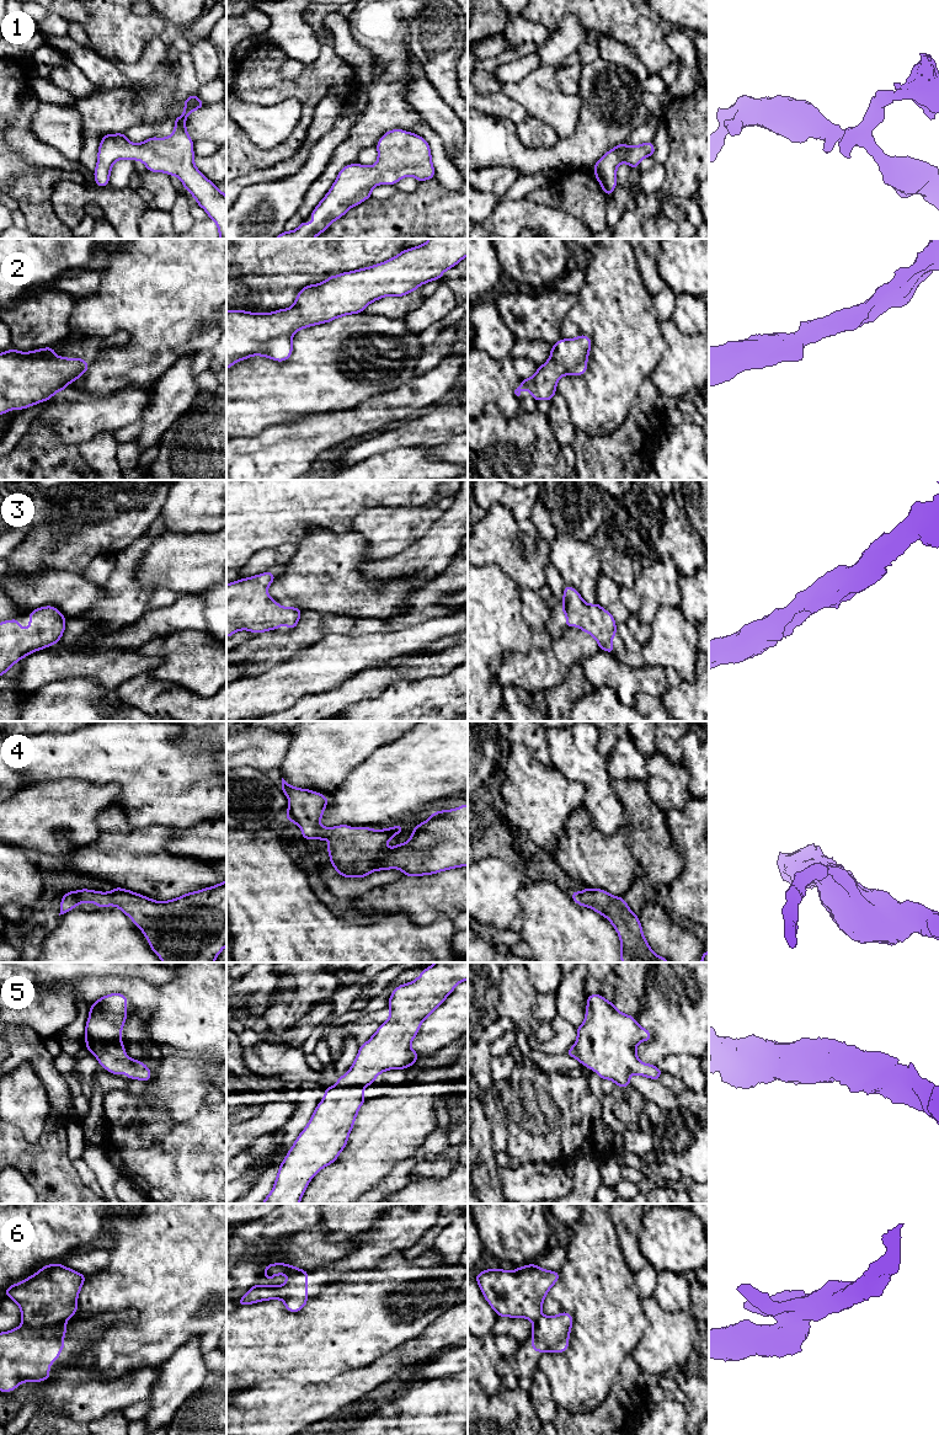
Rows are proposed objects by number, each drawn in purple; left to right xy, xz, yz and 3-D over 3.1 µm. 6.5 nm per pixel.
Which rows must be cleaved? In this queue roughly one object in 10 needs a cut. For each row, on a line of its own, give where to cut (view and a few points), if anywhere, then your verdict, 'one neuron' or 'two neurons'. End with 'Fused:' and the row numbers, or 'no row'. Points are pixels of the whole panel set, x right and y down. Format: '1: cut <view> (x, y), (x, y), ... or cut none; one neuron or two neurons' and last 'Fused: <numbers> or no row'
1: cut none; one neuron
2: cut none; one neuron
3: cut none; one neuron
4: cut none; one neuron
5: cut none; one neuron
6: cut xy (64, 1319), (35, 1328), (22, 1324); two neurons
Fused: 6

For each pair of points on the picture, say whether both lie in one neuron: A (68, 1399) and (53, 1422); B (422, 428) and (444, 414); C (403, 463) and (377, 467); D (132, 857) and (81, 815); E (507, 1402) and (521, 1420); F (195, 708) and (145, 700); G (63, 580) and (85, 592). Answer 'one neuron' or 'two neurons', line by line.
A: two neurons
B: one neuron
C: one neuron
D: two neurons
E: one neuron
F: one neuron
G: one neuron

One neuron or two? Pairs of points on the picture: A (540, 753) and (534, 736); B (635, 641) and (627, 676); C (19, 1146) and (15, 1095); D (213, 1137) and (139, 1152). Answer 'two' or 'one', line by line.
A: one
B: two
C: two
D: one

